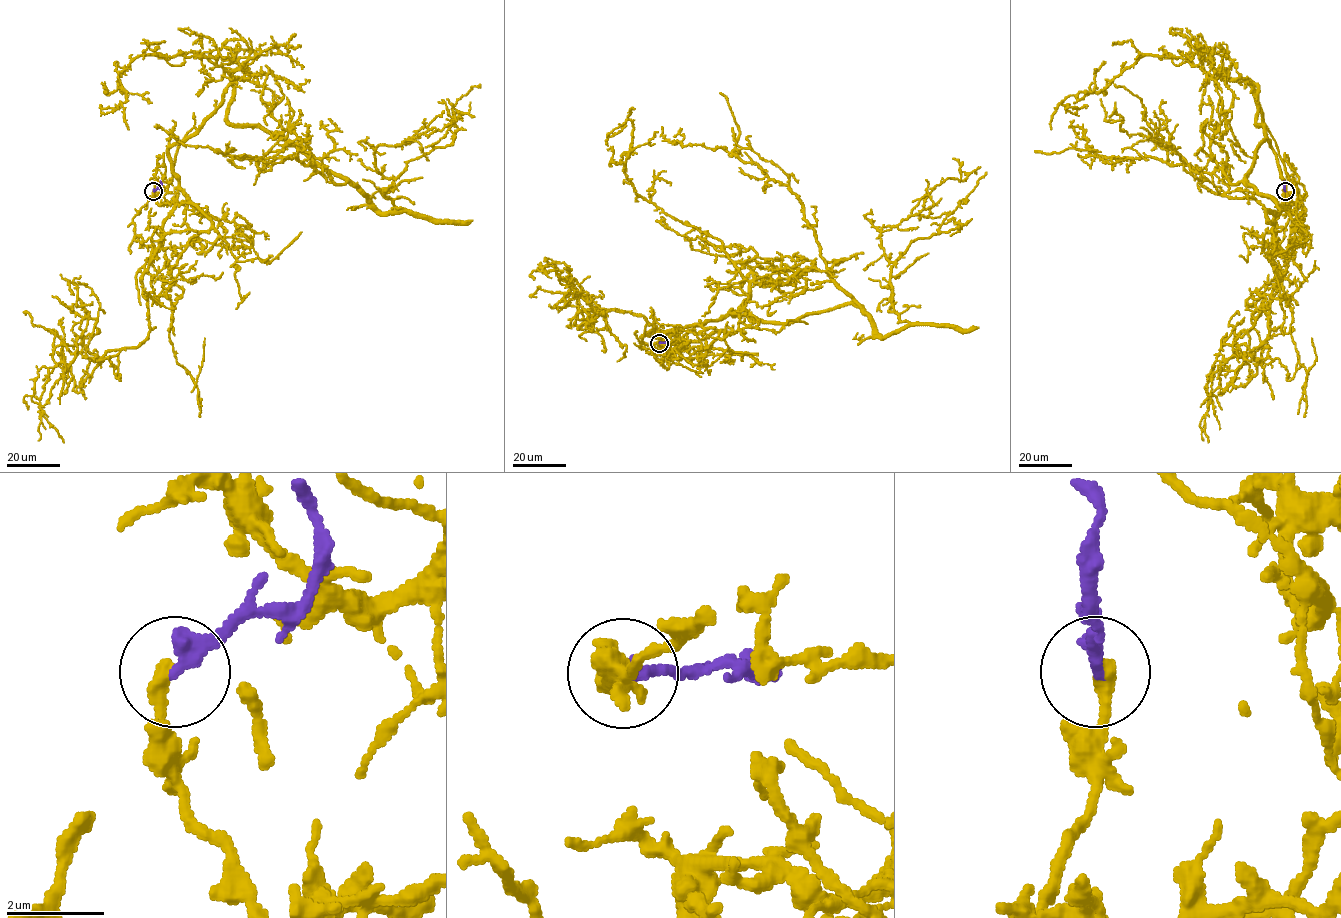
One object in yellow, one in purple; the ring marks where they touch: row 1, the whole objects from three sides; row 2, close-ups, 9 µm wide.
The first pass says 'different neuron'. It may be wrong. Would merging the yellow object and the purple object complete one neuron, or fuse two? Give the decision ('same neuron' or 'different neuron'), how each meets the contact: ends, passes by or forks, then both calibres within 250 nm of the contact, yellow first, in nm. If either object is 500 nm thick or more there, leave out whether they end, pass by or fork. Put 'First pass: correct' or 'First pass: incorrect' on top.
First pass: incorrect
same neuron; yellow ends there; purple ends there; 340 nm thick on the yellow side, 360 nm on the other

